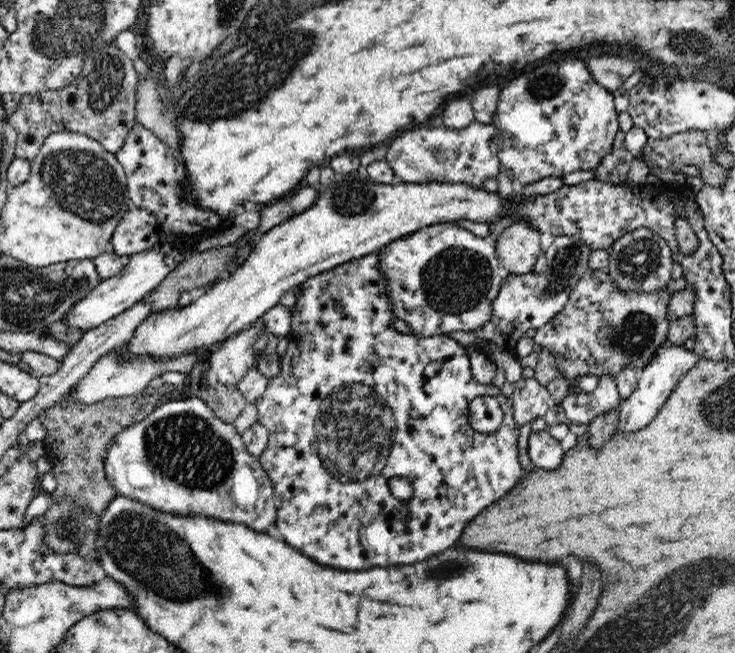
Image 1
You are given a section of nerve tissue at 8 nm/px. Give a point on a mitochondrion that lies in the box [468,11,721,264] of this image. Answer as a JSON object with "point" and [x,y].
{"point":[693,43]}

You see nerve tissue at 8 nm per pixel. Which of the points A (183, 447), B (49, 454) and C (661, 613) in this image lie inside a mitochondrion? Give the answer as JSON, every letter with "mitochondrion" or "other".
{"A":"mitochondrion","B":"other","C":"mitochondrion"}

